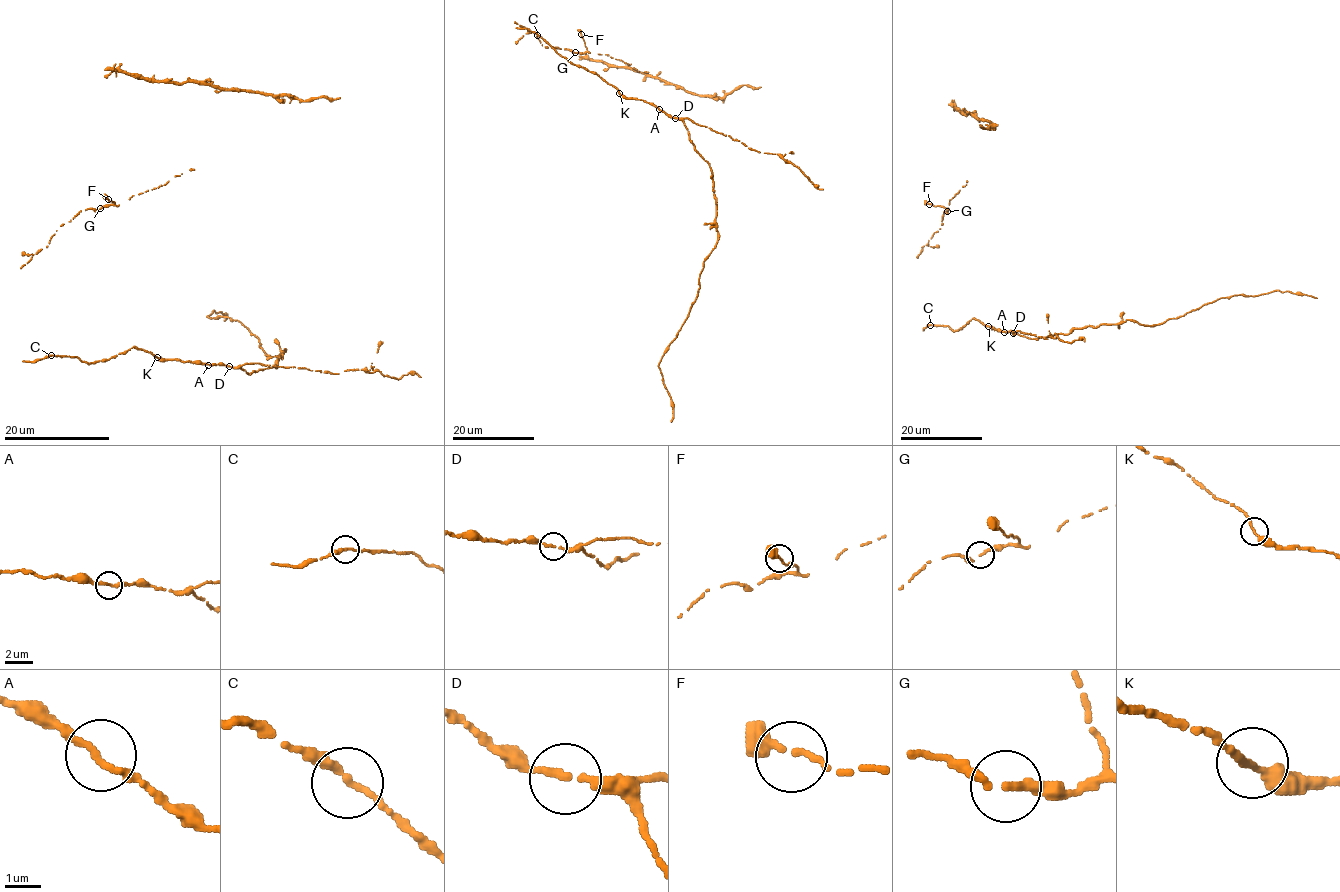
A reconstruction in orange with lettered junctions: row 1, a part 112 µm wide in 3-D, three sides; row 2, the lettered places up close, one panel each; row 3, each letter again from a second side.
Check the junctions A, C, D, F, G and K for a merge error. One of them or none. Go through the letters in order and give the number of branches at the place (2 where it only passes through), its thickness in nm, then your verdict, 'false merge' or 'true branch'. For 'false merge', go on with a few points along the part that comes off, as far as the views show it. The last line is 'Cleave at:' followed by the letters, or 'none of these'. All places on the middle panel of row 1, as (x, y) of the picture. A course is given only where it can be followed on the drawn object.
A: 2 branches meet; 220 nm thick; true branch
C: 2 branches meet; 240 nm thick; true branch
D: 2 branches meet; 200 nm thick; true branch
F: 2 branches meet; 170 nm thick; true branch
G: 2 branches meet; 220 nm thick; true branch
K: 2 branches meet; 240 nm thick; true branch
Cleave at: none of these

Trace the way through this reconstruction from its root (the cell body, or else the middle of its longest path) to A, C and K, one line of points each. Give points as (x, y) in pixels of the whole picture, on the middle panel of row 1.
A: (600, 77), (621, 95), (652, 102), (659, 109)
C: (600, 77), (571, 64), (537, 35)
K: (600, 77), (619, 93)

